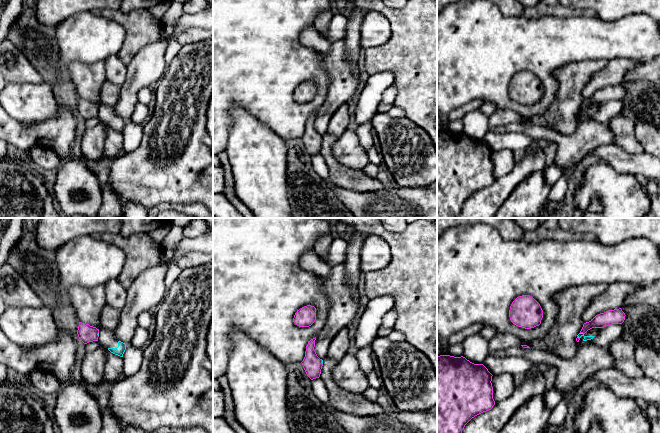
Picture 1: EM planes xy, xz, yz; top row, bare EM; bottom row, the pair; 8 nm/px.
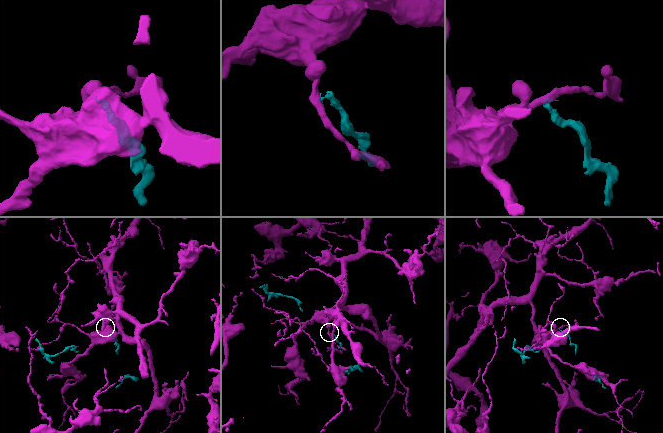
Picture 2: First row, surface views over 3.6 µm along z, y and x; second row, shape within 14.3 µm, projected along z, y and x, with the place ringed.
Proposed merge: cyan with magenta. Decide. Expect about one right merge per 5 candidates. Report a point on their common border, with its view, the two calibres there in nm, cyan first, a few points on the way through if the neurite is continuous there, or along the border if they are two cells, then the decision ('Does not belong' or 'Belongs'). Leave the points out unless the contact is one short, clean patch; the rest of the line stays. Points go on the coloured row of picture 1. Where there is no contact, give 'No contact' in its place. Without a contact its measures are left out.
Touches cyan at yz (582, 333). Thickness 40 nm (cyan) against 120 nm. Boundary: yz (580, 332), (583, 334). Does not belong

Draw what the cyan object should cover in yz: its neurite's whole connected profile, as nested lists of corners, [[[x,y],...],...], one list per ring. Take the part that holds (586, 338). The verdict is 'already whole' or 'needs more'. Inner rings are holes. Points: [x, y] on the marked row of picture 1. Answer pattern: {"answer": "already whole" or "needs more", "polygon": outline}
{"answer": "needs more", "polygon": [[[592,328],[588,330],[585,334],[579,333],[577,336],[580,339],[579,342],[587,341],[593,339],[602,328]]]}

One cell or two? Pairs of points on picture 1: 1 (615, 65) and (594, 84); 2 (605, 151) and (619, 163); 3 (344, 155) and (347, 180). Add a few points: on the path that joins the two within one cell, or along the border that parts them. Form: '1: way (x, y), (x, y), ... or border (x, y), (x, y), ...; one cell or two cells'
1: way (610, 70), (599, 80); one cell
2: way (608, 153), (616, 160); one cell
3: border (331, 146), (333, 156), (342, 164), (362, 169); two cells

